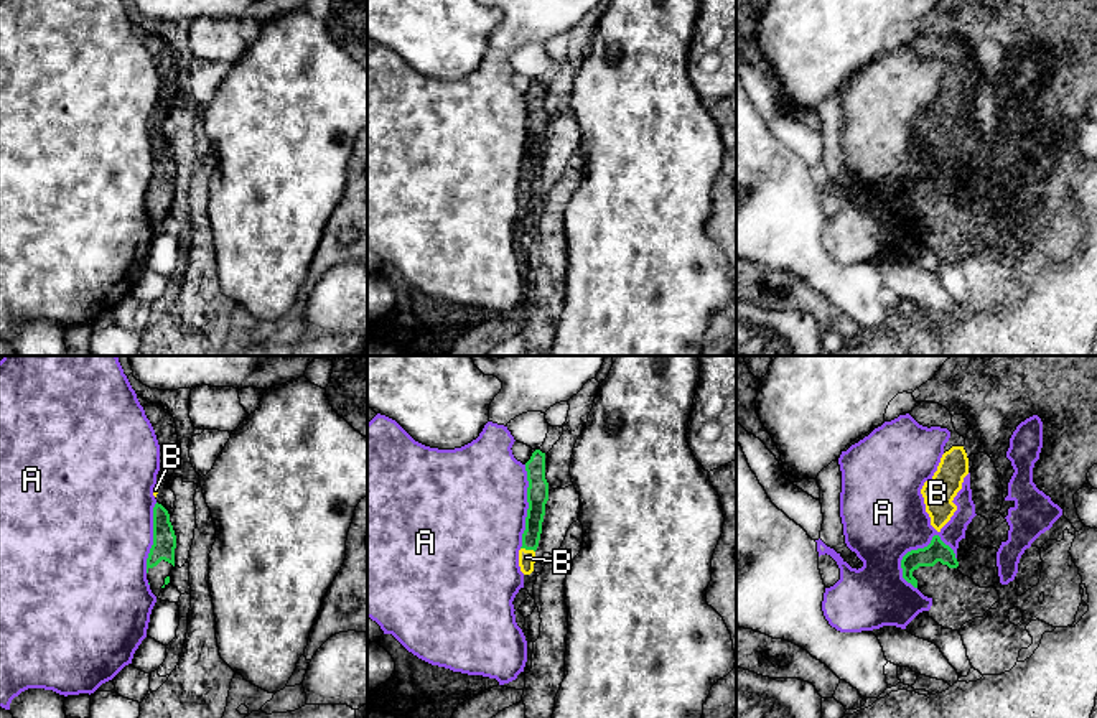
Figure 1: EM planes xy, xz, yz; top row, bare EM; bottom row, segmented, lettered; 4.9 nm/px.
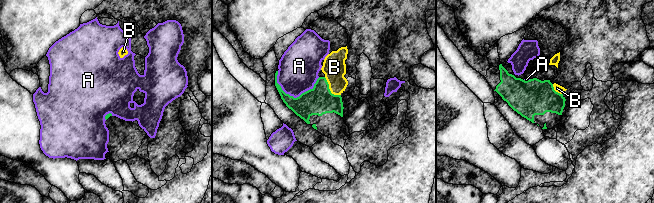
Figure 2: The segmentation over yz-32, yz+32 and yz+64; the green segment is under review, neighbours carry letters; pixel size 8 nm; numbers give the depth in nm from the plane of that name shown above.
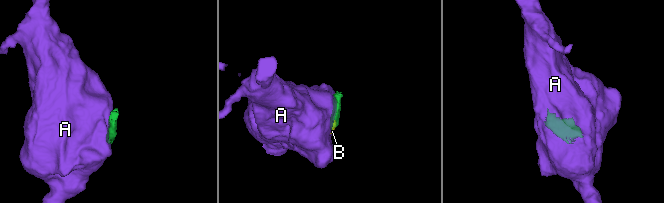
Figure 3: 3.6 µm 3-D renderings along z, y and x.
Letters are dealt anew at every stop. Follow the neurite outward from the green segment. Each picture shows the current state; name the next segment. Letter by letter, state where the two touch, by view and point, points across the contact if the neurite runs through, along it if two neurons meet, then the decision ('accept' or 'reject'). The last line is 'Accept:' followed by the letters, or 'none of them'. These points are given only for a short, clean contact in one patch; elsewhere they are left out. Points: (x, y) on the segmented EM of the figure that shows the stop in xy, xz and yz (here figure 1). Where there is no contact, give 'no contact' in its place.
A: meets green in yz at (924, 547); reject
B: meets green in xz at (527, 549); runs through xz (537, 499), (534, 529), (527, 549), (526, 557); accept
Accept: B

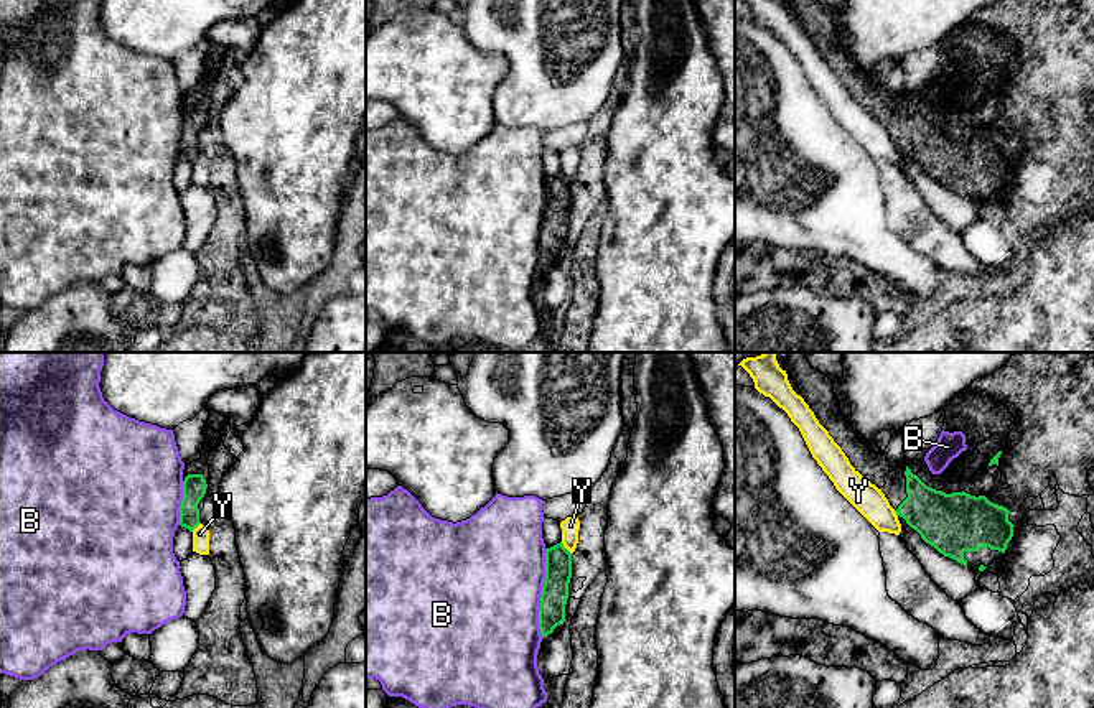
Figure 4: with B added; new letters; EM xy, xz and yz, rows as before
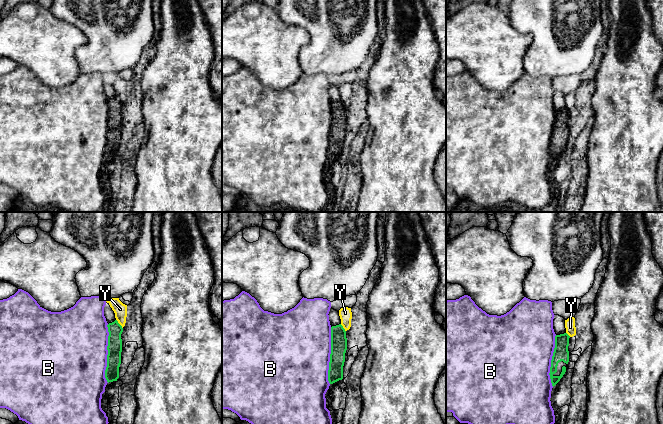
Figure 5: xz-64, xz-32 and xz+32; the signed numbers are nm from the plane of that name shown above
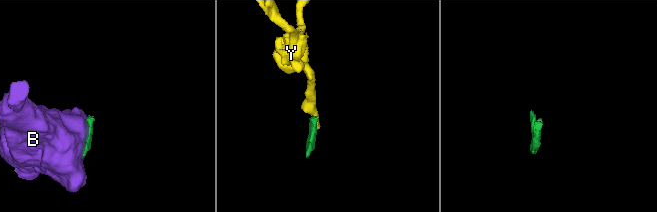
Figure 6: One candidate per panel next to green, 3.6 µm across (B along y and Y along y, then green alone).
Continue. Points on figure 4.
B: meets green in xz at (542, 593); reject
Y: meets green in xz at (565, 549); border along xz (561, 542), (570, 554); reject
Accept: none of them

